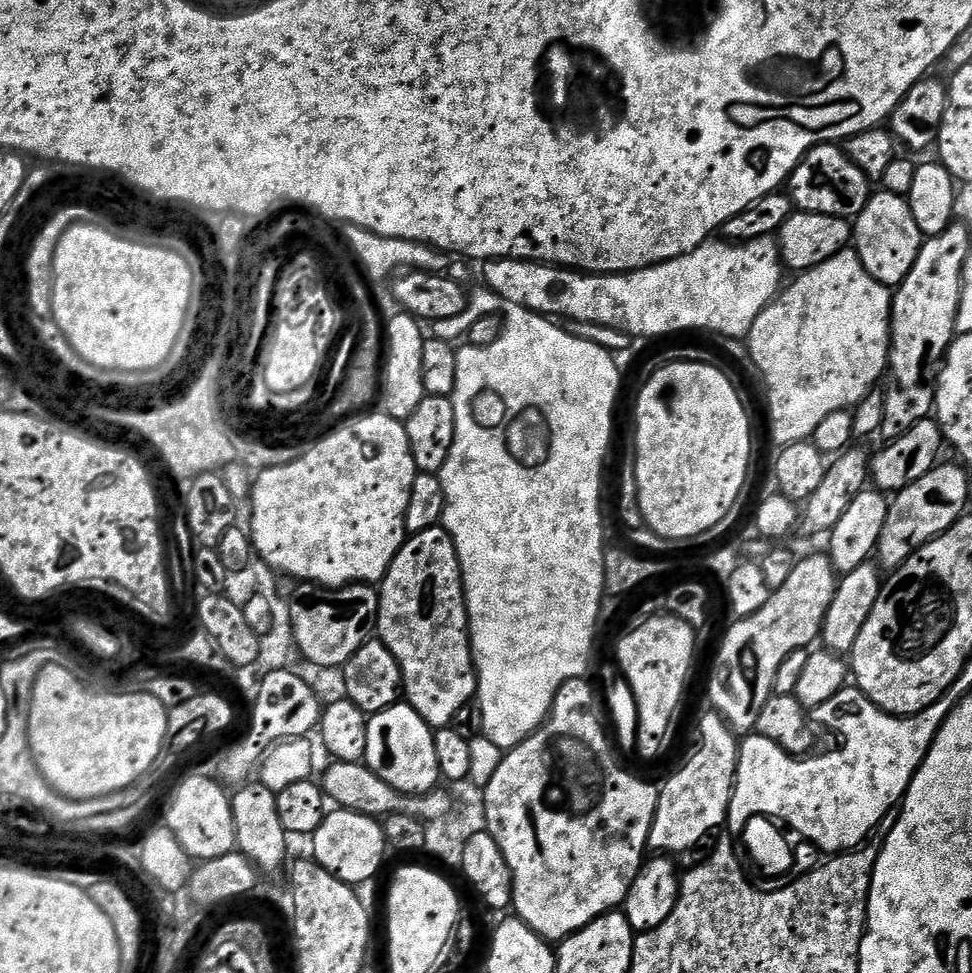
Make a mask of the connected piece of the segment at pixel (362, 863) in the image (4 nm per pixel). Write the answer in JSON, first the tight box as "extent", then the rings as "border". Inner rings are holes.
{"extent":[310,808,390,886],"border":[[[340,808],[336,814],[325,816],[322,826],[310,837],[312,843],[311,859],[317,860],[334,878],[353,886],[361,886],[367,880],[372,880],[380,872],[384,864],[384,851],[389,851],[390,845],[384,837],[383,823],[375,816],[358,814],[345,808]]]}

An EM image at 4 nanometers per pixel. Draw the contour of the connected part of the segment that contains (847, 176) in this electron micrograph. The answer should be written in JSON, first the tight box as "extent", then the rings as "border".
{"extent":[786,142,874,221],"border":[[[825,142],[815,144],[800,159],[800,164],[786,181],[786,192],[793,205],[801,212],[830,214],[834,218],[851,221],[858,214],[862,214],[866,202],[874,194],[874,188],[867,174],[858,170],[854,162],[850,162],[839,143]]]}

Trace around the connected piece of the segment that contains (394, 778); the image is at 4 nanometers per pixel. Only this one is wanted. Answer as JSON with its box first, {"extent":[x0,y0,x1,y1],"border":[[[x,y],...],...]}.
{"extent":[363,702,442,796],"border":[[[407,702],[394,703],[386,710],[368,716],[363,763],[374,770],[382,782],[390,782],[396,792],[405,796],[422,796],[433,791],[439,785],[436,783],[442,780],[434,754],[433,731]]]}

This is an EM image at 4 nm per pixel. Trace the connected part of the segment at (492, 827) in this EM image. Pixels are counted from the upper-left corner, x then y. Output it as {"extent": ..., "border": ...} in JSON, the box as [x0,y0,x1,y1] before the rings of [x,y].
{"extent":[483,679,659,942],"border":[[[587,679],[571,680],[558,690],[552,703],[552,710],[547,720],[532,736],[527,736],[516,748],[509,748],[503,753],[501,765],[494,773],[494,778],[483,789],[485,802],[485,822],[487,831],[498,842],[498,850],[502,850],[502,858],[506,858],[506,866],[510,866],[512,875],[512,908],[515,915],[524,921],[525,926],[532,928],[539,936],[549,942],[565,940],[578,930],[582,930],[590,922],[607,912],[619,909],[624,903],[626,894],[634,882],[634,878],[644,865],[646,853],[649,851],[648,835],[654,822],[655,810],[658,806],[659,791],[657,785],[647,784],[636,776],[631,776],[616,761],[612,748],[608,745],[608,736],[600,725],[600,716],[596,713],[596,692],[588,685]]]}

